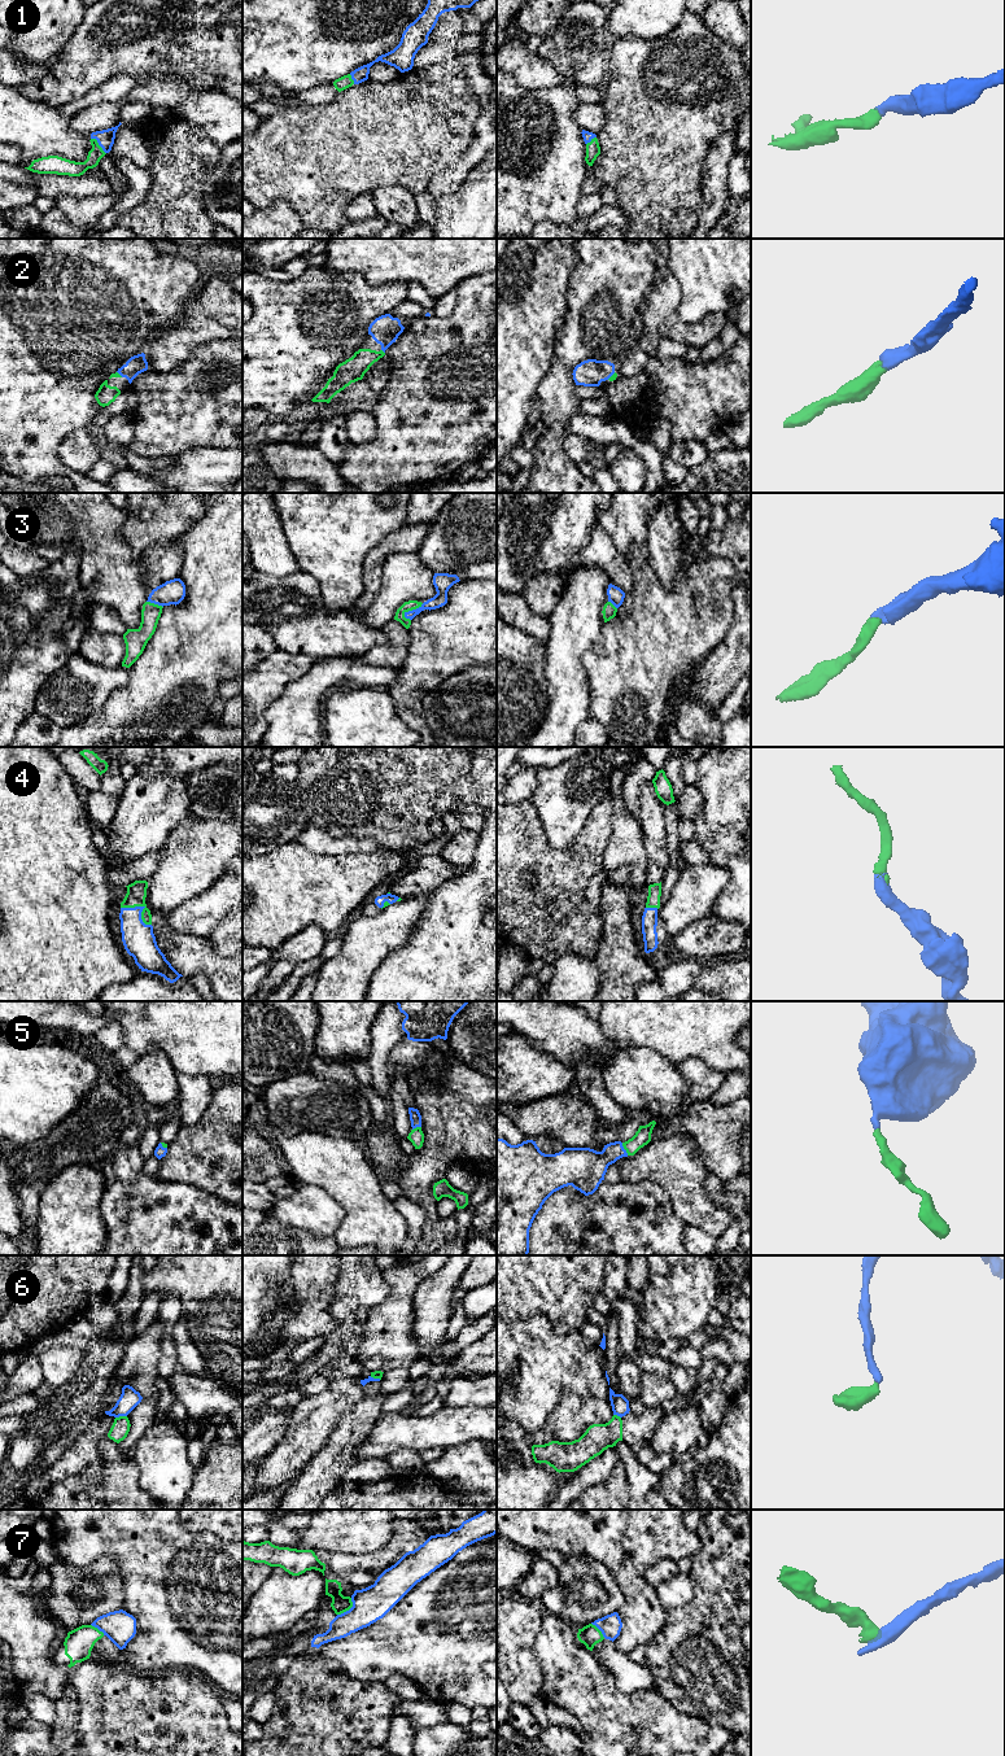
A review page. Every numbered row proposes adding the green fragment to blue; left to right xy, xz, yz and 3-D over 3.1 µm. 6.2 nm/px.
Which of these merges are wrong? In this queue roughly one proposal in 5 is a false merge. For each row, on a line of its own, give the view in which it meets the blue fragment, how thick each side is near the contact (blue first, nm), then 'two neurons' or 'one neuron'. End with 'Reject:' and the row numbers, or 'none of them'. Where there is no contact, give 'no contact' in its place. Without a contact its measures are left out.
1: meets blue in xy; 110 nm thick on the blue side, 100 nm on the other; one neuron
2: meets blue in xz; 180 nm thick on the blue side, 150 nm on the other; one neuron
3: meets blue in xz; 110 nm thick on the blue side, 60 nm on the other; one neuron
4: meets blue in xy; 200 nm thick on the blue side, 130 nm on the other; one neuron
5: meets blue in yz; 220 nm thick on the blue side, 100 nm on the other; one neuron
6: meets blue in xy; 120 nm thick on the blue side, 120 nm on the other; two neurons
7: meets blue in xz; 220 nm thick on the blue side, 110 nm on the other; two neurons
Reject: 6, 7

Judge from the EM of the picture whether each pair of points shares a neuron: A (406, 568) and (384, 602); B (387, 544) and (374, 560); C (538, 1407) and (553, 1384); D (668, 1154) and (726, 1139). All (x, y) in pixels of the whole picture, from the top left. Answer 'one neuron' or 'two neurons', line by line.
A: one neuron
B: one neuron
C: one neuron
D: two neurons

